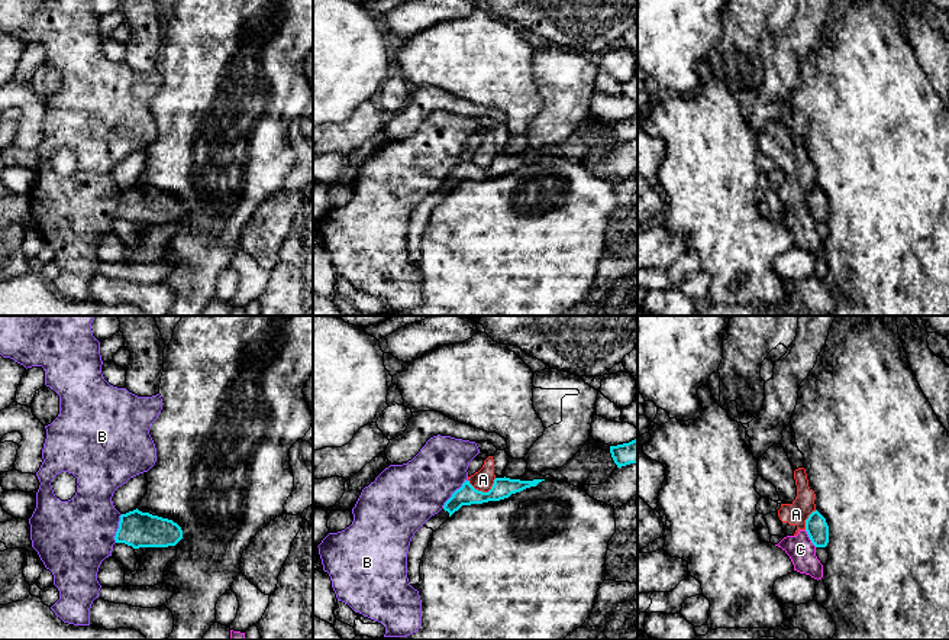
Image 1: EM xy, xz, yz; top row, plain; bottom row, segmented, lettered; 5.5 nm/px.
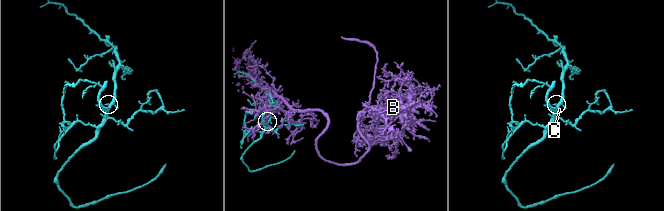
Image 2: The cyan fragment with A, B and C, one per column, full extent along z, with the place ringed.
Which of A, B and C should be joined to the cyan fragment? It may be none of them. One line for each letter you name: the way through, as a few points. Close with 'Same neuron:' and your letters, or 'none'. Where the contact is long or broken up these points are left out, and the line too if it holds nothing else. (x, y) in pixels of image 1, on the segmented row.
Same neuron: none

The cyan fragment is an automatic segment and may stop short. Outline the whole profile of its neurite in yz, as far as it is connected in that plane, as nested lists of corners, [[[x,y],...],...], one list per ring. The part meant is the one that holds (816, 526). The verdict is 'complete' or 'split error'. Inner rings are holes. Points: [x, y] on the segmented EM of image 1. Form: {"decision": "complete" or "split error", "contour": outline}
{"decision": "complete", "contour": [[[816,510],[806,520],[806,531],[816,547],[826,547],[829,543],[829,526],[826,518]]]}

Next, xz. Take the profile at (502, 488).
{"decision": "complete", "contour": [[[496,478],[491,489],[482,492],[475,489],[469,481],[465,481],[459,489],[445,502],[443,510],[449,513],[449,517],[458,511],[462,505],[482,504],[488,501],[500,501],[509,498],[511,494],[520,492],[526,488],[536,487],[545,479],[520,481],[510,478]]]}

